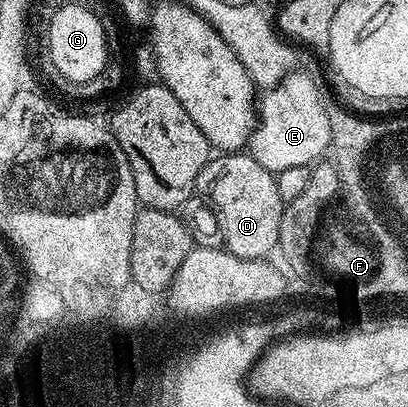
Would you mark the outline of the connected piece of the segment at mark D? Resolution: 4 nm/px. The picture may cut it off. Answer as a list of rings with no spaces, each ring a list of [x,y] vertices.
[[[218,153],[215,154],[204,165],[204,169],[200,169],[200,177],[196,177],[196,185],[194,186],[195,192],[201,198],[205,199],[211,207],[214,208],[216,217],[220,221],[220,229],[222,230],[222,242],[225,250],[229,251],[231,255],[236,257],[244,257],[245,259],[266,259],[269,256],[269,251],[272,252],[278,245],[278,234],[280,233],[280,219],[284,206],[284,200],[280,197],[280,189],[278,188],[278,181],[275,172],[264,169],[264,165],[260,165],[260,161],[256,161],[248,153]]]

